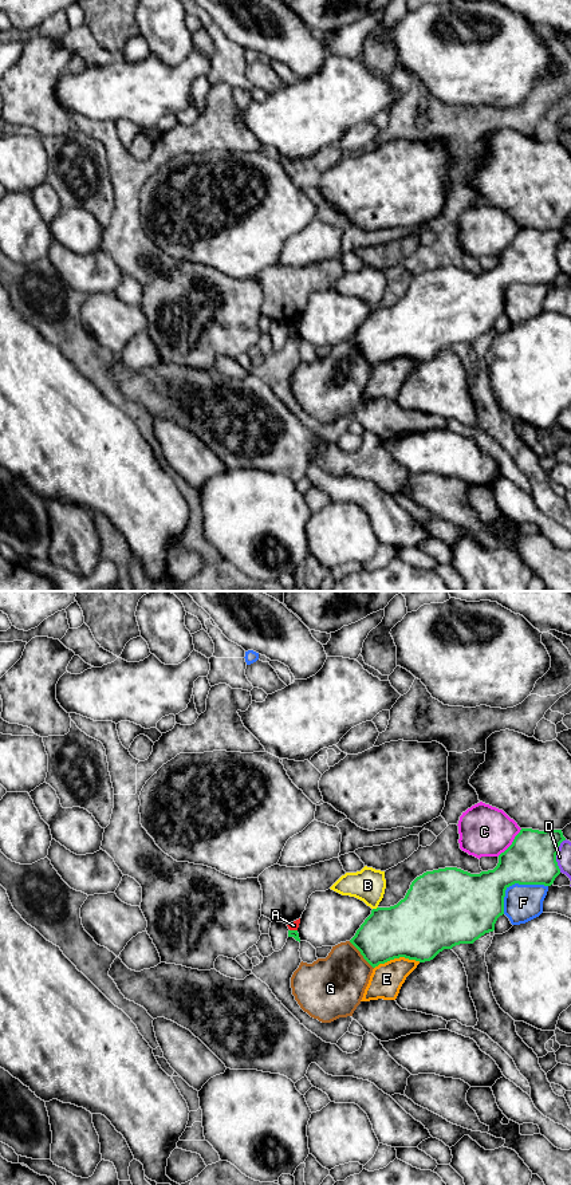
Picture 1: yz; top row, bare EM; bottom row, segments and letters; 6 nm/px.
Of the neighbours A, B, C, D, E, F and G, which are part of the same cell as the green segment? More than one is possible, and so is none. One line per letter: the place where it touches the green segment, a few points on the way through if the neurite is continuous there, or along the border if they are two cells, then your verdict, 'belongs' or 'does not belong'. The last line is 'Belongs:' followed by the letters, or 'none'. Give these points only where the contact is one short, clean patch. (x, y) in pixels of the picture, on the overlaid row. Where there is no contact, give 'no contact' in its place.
A: yz (294, 930) | along yz (290, 929), (296, 930) | does not belong
B: yz (374, 909) | does not belong
C: yz (512, 843) | does not belong
D: yz (555, 855) | does not belong
E: yz (397, 957) | does not belong
F: yz (515, 882) | does not belong
G: yz (361, 953) | does not belong
Belongs: none

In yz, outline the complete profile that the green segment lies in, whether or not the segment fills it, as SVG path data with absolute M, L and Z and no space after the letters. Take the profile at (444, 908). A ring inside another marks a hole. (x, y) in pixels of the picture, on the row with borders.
M521 828L512 845L499 855L493 870L480 874L457 867L426 871L411 882L397 905L373 909L350 942L373 968L399 957L425 962L444 949L473 944L495 930L497 918L504 914L504 897L509 886L554 883L560 874L556 854L563 840L562 830Z

